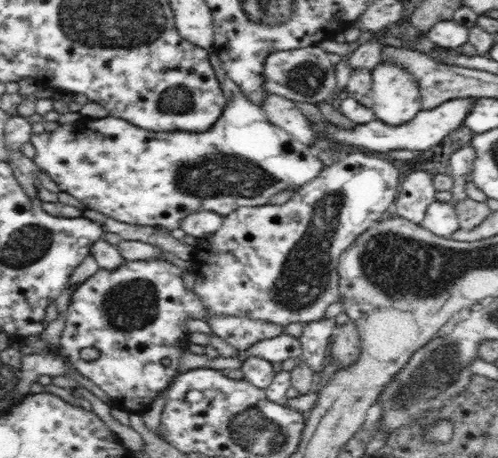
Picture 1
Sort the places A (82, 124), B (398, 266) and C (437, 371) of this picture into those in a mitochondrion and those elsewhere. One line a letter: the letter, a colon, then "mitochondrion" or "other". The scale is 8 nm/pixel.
A: other
B: mitochondrion
C: mitochondrion

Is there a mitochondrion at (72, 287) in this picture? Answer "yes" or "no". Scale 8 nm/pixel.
no

